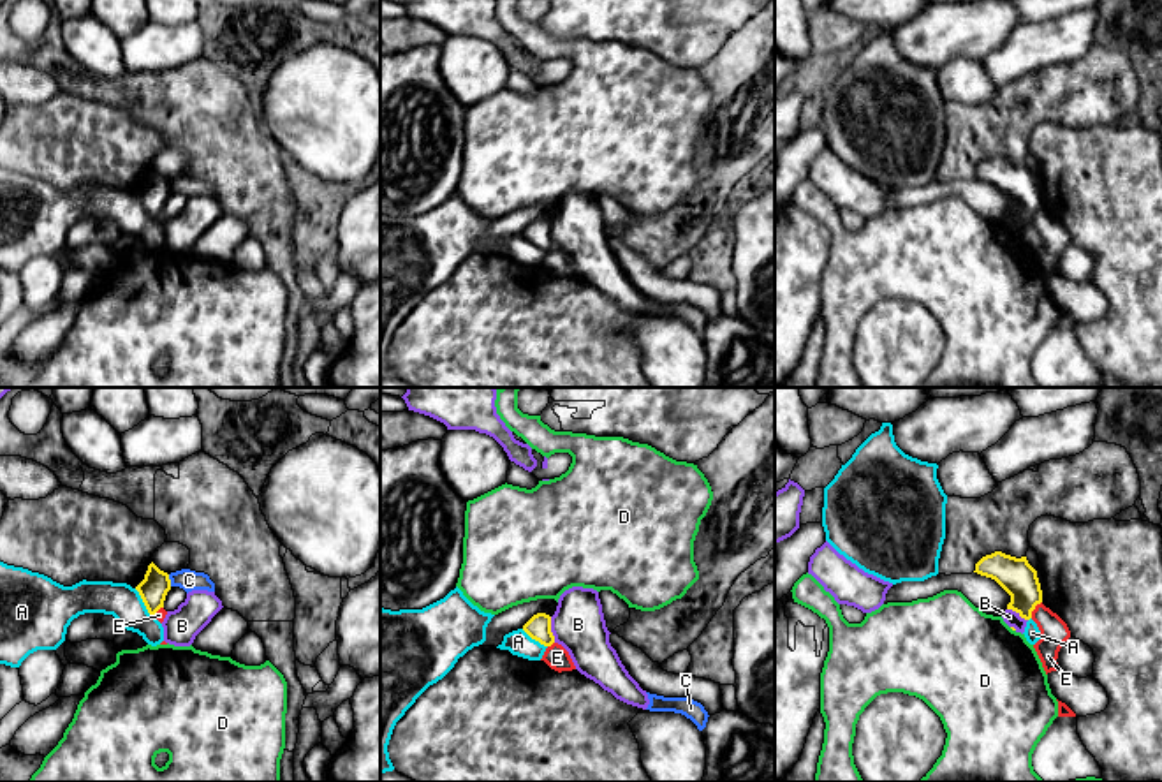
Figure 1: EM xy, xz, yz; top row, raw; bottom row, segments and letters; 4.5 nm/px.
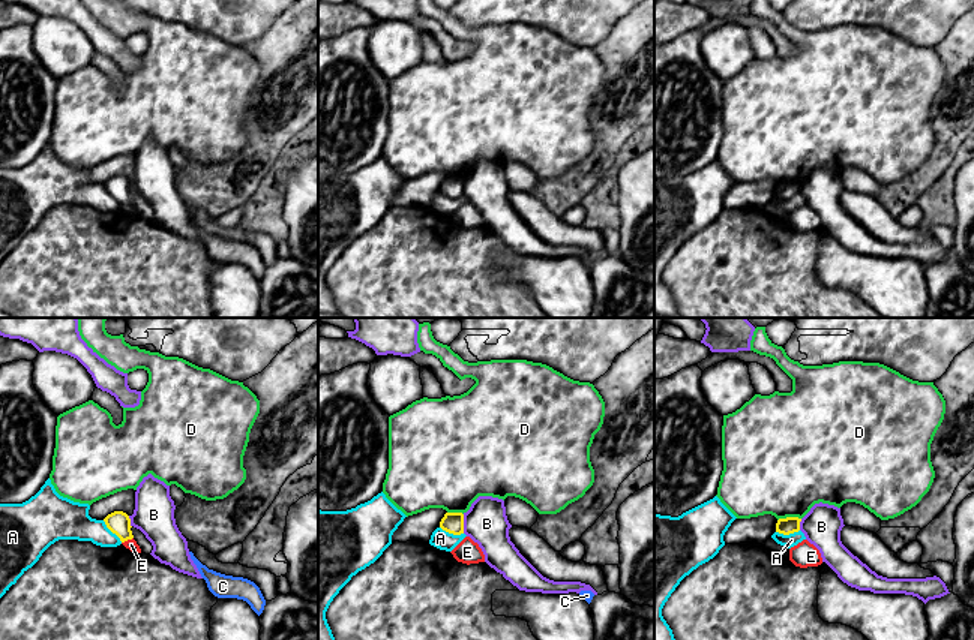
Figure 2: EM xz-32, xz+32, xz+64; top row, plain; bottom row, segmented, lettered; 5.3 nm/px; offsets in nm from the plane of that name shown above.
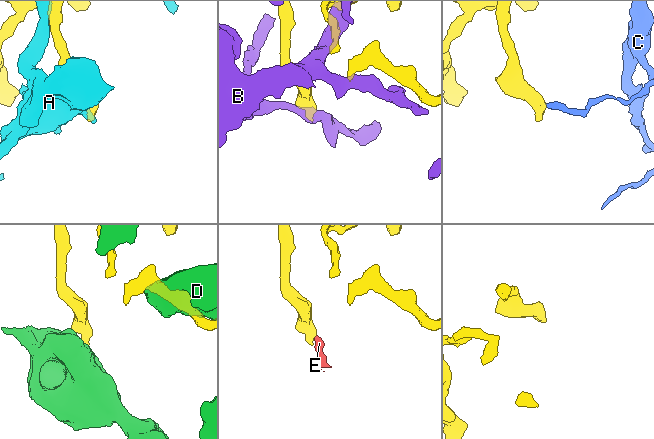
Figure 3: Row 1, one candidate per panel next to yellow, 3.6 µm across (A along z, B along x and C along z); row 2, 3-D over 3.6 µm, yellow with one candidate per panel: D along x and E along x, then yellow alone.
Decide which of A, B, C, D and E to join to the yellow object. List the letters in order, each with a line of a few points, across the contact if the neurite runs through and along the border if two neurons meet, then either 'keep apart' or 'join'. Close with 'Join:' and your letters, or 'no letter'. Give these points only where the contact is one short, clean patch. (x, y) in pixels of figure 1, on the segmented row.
A: keep apart
B: keep apart
C: xy (168, 575), (171, 585) | keep apart
D: keep apart
E: yz (1041, 601), (1030, 617) | keep apart
Join: no letter

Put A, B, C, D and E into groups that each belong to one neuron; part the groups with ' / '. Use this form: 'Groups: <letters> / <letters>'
Groups: A / B / C / D / E

